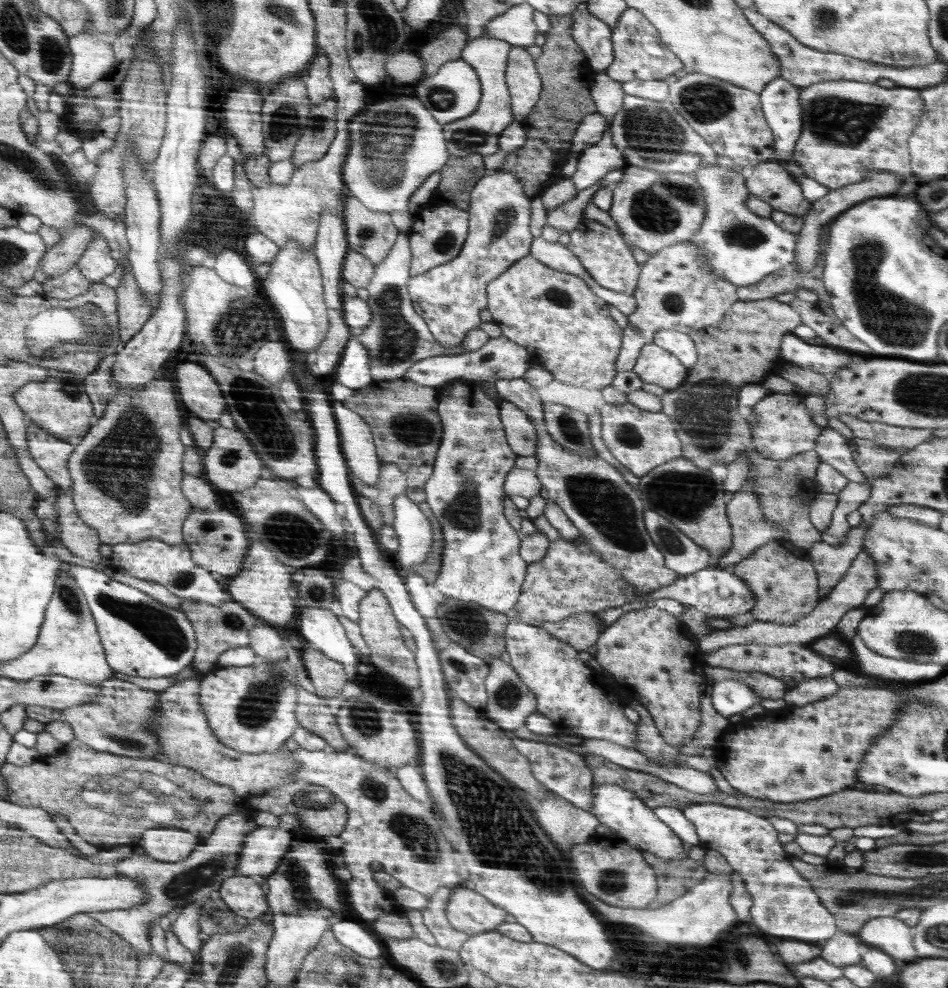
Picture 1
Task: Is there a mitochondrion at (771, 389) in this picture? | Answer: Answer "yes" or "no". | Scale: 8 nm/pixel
no

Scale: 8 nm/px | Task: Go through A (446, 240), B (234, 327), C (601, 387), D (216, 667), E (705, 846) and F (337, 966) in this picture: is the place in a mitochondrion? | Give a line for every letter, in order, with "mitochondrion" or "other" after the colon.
A: mitochondrion
B: mitochondrion
C: other
D: other
E: other
F: other

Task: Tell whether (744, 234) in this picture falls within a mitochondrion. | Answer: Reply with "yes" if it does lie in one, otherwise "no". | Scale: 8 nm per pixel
yes

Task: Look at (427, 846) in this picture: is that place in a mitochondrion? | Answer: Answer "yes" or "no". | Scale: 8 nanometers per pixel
yes

